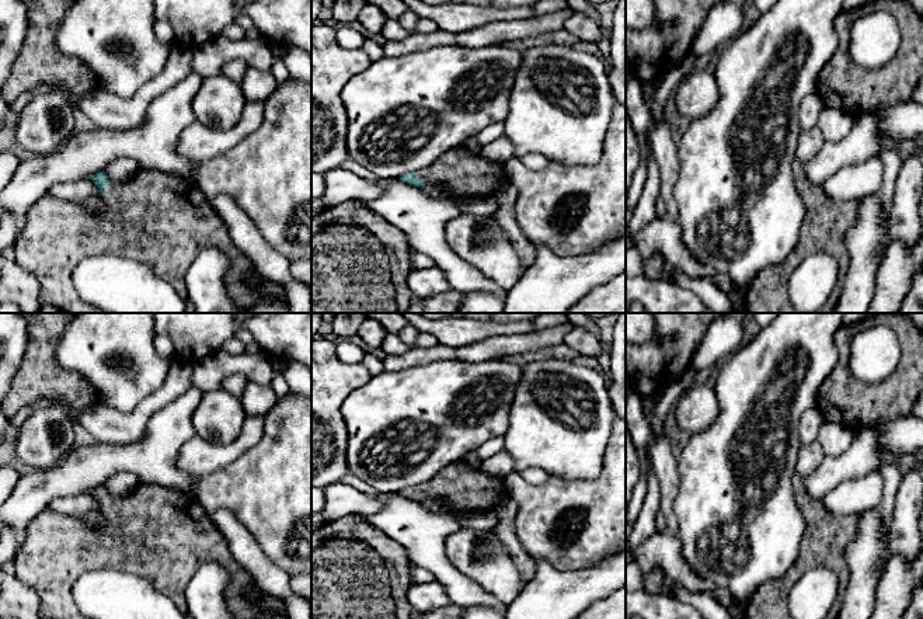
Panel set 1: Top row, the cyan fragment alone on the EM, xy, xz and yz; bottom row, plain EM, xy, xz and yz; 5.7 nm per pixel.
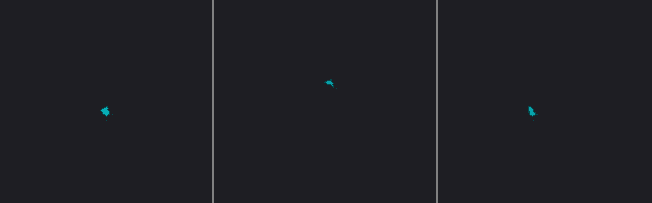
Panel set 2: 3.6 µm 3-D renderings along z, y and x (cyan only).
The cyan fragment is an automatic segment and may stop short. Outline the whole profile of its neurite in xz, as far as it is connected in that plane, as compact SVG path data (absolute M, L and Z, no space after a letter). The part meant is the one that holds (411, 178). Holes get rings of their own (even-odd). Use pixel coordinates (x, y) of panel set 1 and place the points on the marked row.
M459 146L443 153L428 168L407 173L401 180L410 185L424 188L426 184L442 187L445 197L453 201L473 201L495 197L508 182L504 166Z

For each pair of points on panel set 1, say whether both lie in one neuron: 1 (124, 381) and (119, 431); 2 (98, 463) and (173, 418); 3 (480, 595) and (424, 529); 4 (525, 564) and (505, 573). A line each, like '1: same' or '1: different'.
1: different
2: same
3: same
4: different

